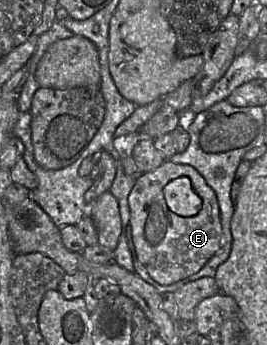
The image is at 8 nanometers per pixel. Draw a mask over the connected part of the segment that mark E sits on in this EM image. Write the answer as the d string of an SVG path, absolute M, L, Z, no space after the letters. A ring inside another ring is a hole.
M165 160L155 170L140 175L128 196L128 203L137 258L149 276L160 285L171 285L197 273L221 247L222 226L216 194L190 165ZM178 177L188 177L202 200L201 210L195 216L178 216L166 204L163 189Z

